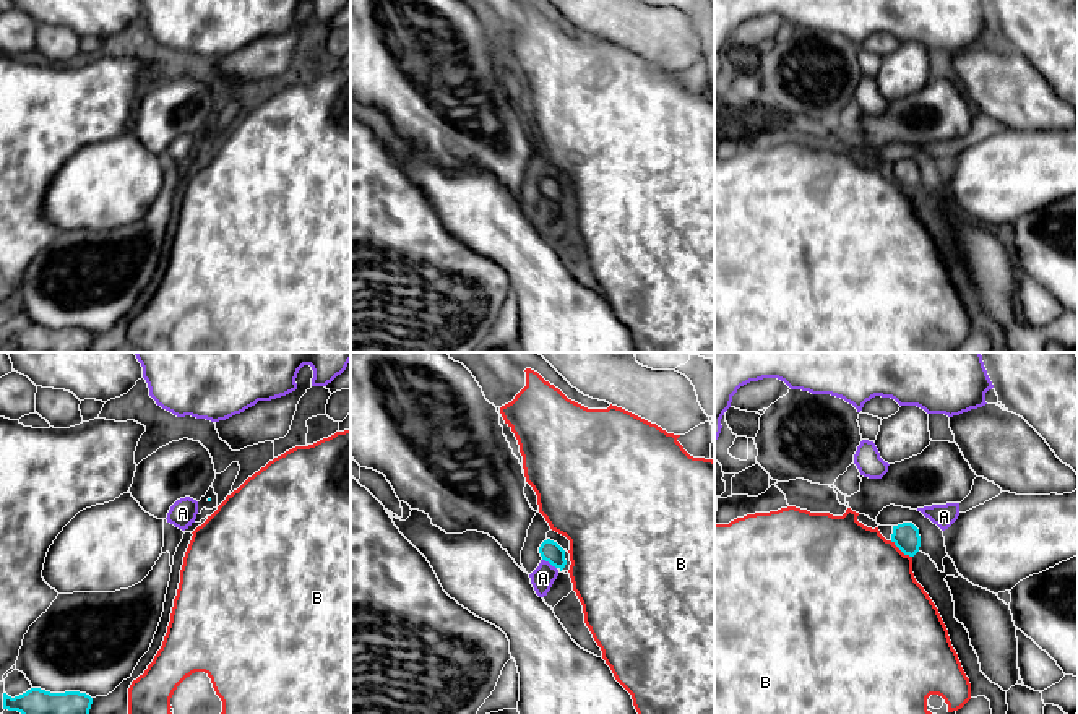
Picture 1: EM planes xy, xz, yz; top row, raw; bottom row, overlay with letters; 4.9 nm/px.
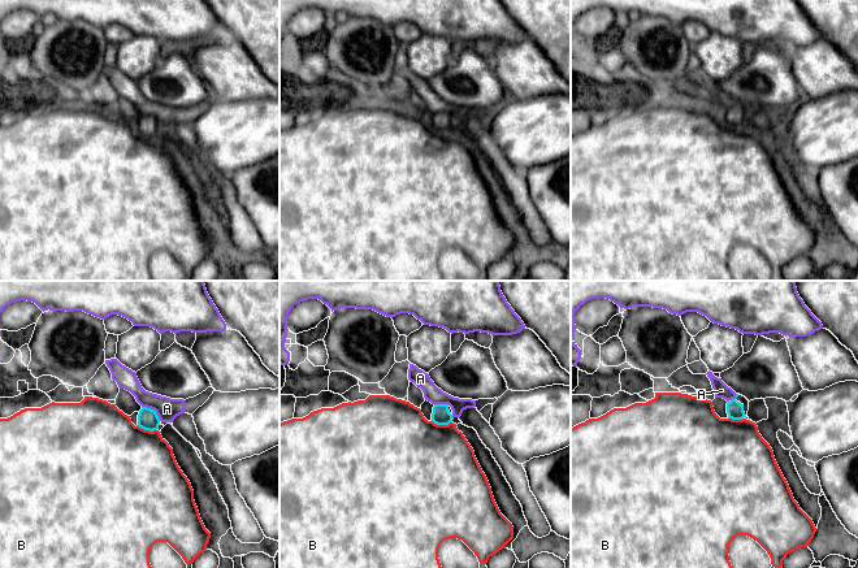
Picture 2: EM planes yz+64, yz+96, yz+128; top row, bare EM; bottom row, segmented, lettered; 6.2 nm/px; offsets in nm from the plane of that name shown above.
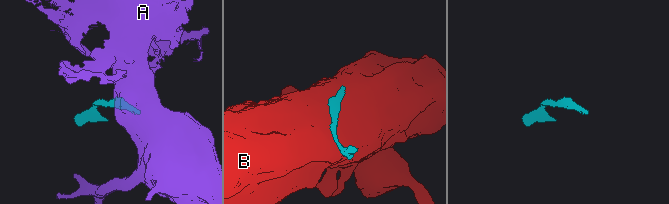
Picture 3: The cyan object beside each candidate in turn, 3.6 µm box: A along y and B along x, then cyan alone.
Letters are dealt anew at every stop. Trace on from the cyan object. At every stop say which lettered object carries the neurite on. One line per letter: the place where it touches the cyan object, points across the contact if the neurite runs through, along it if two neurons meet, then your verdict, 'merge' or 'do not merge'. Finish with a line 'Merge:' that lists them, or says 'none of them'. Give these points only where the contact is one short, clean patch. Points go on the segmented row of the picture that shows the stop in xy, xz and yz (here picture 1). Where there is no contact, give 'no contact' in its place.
A: xz (549, 562) | along xz (543, 559), (556, 568) | do not merge
B: yz (901, 550) | along yz (890, 541), (911, 557) | do not merge
Merge: none of them

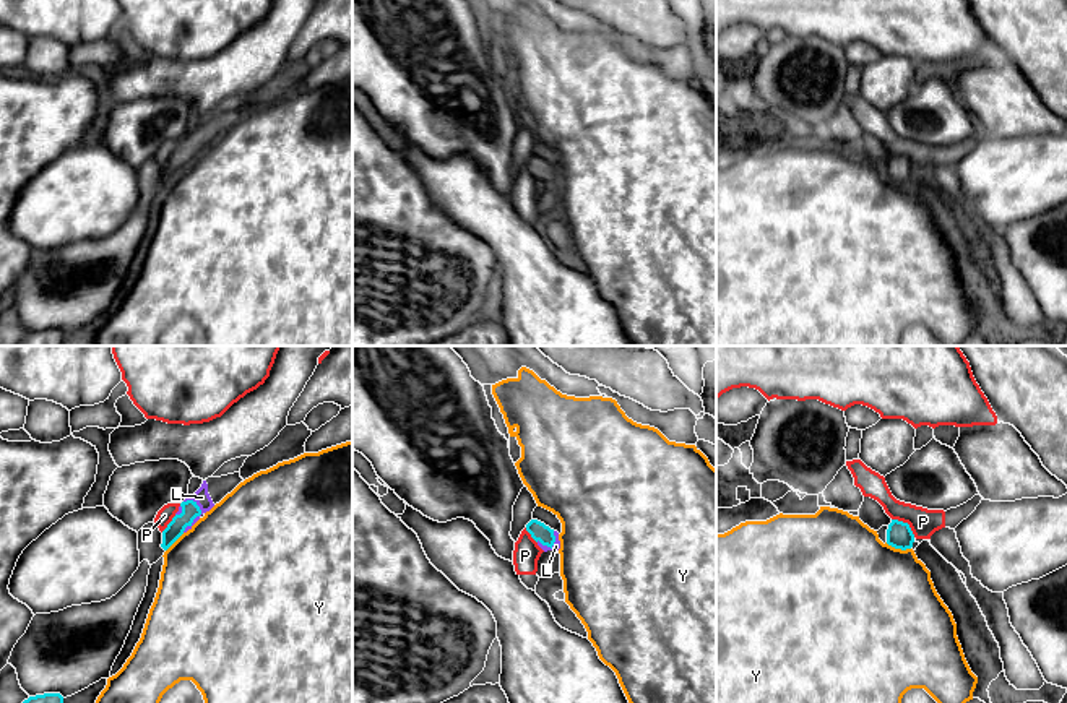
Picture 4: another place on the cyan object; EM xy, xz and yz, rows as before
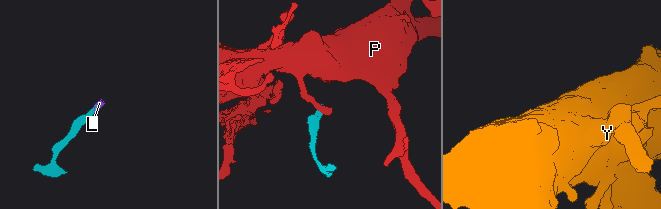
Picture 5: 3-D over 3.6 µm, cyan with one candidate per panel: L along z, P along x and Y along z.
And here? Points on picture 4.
L: xy (198, 515) | across xy (190, 510), (198, 515), (202, 497) | merge
P: yz (907, 523) | along yz (892, 518), (905, 521), (915, 536) | do not merge
Y: yz (898, 547) | along yz (885, 543), (910, 549) | do not merge
Merge: L

